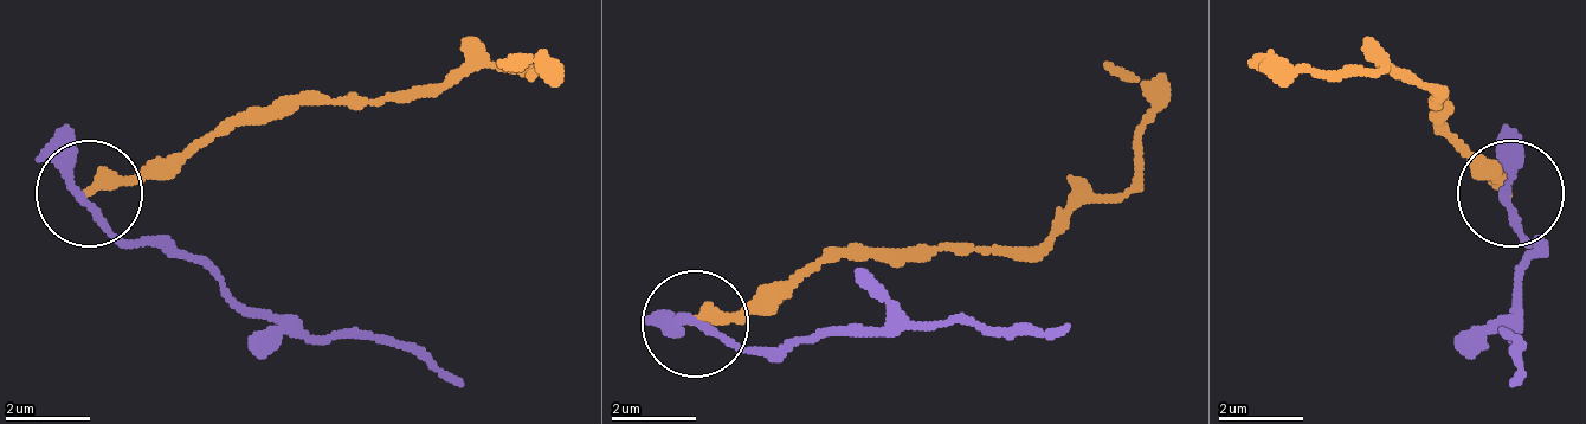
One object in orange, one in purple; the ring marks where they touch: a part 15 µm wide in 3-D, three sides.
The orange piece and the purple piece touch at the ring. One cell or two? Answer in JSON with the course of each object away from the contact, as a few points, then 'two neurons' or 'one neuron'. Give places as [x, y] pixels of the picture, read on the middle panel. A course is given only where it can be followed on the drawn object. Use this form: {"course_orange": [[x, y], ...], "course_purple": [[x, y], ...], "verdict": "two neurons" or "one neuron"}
{"course_orange": [[698, 321], [784, 300], [826, 257], [911, 246], [1039, 246], [1082, 204], [1114, 204], [1146, 87], [1103, 65]], "course_purple": [[688, 321], [752, 353], [794, 353], [858, 332], [922, 321], [1029, 332], [1071, 321]], "verdict": "two neurons"}

